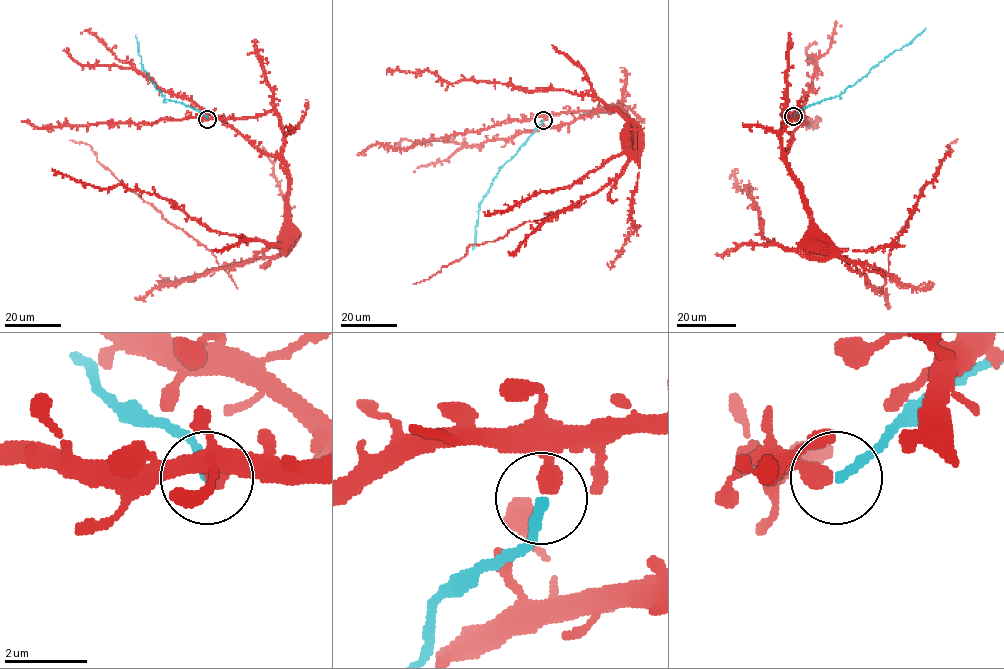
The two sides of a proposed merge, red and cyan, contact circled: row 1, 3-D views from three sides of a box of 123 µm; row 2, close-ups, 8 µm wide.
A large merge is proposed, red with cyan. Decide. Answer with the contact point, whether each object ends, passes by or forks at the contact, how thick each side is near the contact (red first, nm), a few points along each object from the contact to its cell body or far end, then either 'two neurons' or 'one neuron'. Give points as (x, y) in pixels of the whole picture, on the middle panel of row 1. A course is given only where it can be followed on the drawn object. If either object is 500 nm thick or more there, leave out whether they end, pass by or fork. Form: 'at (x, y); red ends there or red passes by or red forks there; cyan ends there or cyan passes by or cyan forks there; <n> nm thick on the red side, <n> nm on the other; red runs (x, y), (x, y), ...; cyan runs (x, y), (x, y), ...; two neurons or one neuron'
at (543, 120); red ends there; cyan ends there; 420 nm thick on the red side, 240 nm on the other; red runs (543, 119), (619, 104), (628, 122), (630, 159), (595, 192), (496, 240), (471, 244), (463, 257), (413, 284); cyan runs (543, 120), (502, 166), (480, 203), (473, 250); two neurons

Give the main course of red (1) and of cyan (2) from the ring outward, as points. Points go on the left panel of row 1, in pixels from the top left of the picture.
1: (207, 119), (279, 117), (288, 195), (278, 254), (219, 266), (88, 145), (69, 140)
2: (207, 119), (193, 107), (166, 99), (155, 87), (143, 70), (136, 35)

